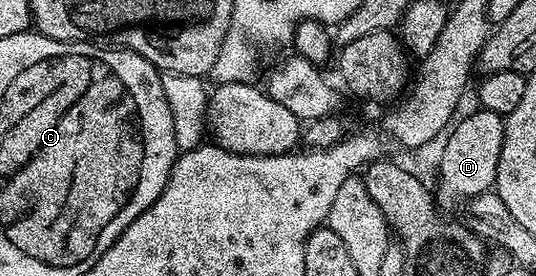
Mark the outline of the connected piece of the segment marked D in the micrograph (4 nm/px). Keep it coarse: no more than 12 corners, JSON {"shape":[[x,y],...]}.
{"shape":[[461,115],[443,137],[444,210],[496,182],[505,117]]}

